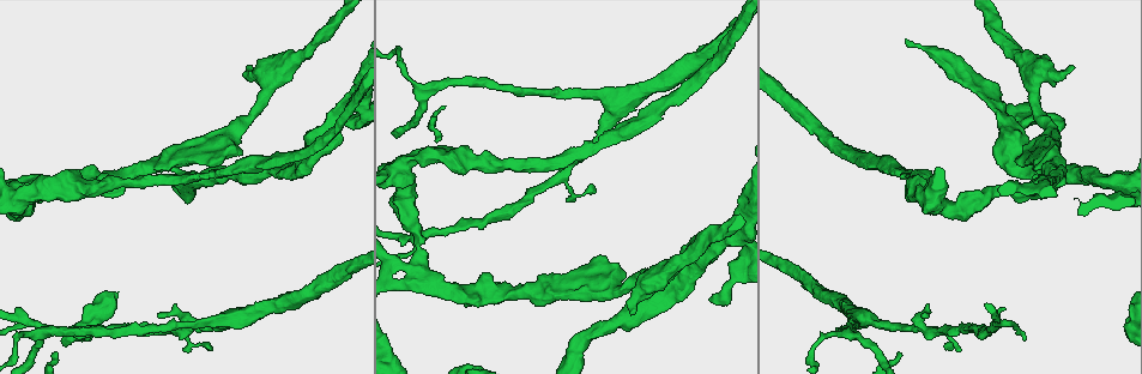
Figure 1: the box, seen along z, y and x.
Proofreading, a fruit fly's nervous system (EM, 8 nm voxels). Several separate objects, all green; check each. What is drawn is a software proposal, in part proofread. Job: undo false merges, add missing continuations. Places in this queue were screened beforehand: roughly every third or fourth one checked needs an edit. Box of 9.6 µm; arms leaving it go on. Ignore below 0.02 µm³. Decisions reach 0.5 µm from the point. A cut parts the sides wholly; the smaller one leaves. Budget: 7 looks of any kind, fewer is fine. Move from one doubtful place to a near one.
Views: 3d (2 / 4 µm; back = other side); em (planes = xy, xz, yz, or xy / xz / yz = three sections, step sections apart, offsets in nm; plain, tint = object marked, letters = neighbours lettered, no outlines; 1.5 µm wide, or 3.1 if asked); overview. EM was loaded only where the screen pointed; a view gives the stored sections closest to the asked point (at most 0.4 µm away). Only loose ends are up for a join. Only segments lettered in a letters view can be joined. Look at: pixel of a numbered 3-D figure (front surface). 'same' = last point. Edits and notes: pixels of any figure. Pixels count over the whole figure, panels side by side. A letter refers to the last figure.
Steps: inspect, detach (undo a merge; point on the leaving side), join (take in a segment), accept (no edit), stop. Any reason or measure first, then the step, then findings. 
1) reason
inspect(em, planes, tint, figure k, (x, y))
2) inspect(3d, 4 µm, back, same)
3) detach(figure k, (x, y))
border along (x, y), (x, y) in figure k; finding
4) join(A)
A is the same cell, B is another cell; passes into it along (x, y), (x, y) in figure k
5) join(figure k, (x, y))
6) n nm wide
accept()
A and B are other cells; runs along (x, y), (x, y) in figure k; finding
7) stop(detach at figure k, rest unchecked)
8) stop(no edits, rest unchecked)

arms part here
inspect(3d, 2 µm, figure 1, (428, 86))

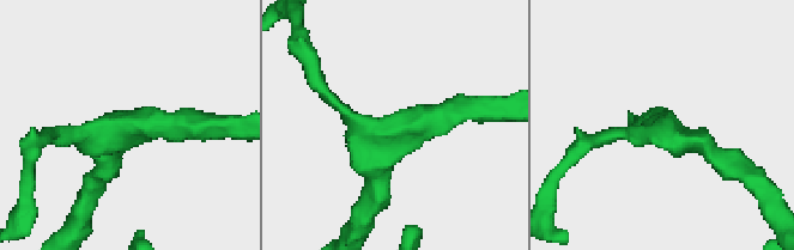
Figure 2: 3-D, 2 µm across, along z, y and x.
3 arms; shape alone is not enough
inspect(em, xz, step 4, tint, figure 2, (123, 127))

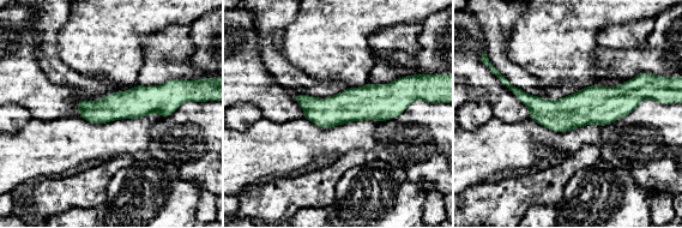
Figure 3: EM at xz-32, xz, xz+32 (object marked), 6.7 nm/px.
another direction
inspect(em, planes, letters, same)

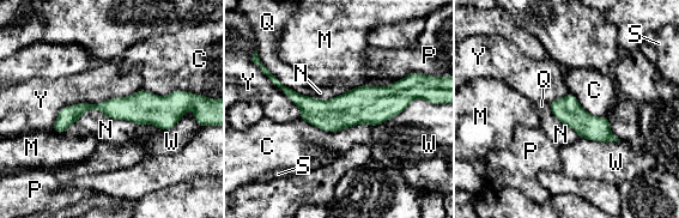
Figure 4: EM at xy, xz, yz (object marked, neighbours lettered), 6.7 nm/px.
accept()
C, M, N, P, Q, S, W and Y are other cells; runs along (276, 82), (310, 108), (408, 95) in figure 4; continuous, no second neuron

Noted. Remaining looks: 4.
narrows sharply
inspect(3d, 2 µm, figure 1, (419, 240))

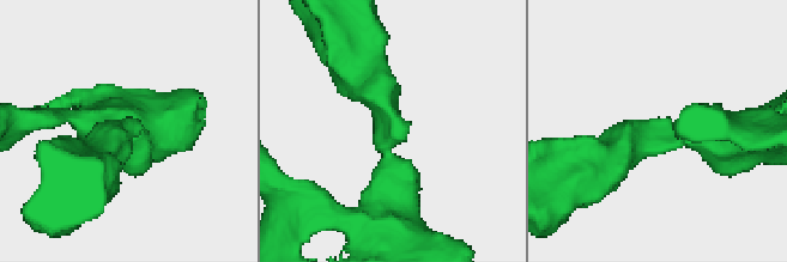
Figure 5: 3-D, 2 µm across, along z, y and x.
now the EM
inspect(em, planes, tint, figure 5, (666, 135))

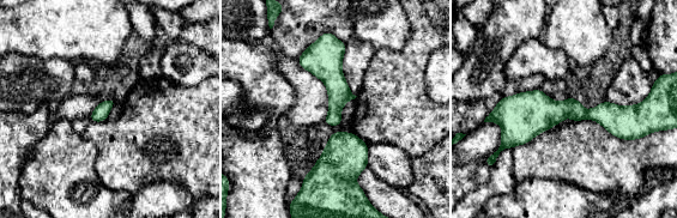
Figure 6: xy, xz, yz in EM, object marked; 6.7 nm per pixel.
inspect(em, planes, letters, same)

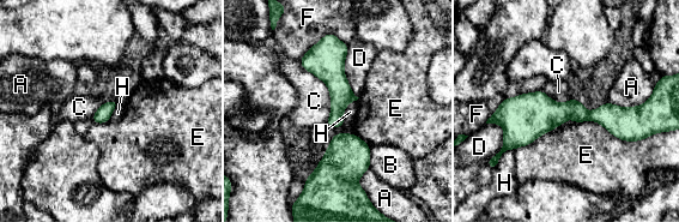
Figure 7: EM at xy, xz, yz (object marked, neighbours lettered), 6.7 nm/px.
detach(figure 7, (552, 114))
A, B, C, D, E, F and H are other cells; border along (588, 112), (589, 119) in figure 7; two neurons meet here

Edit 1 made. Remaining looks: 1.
stop(detach at figure 7, rest unchecked)

